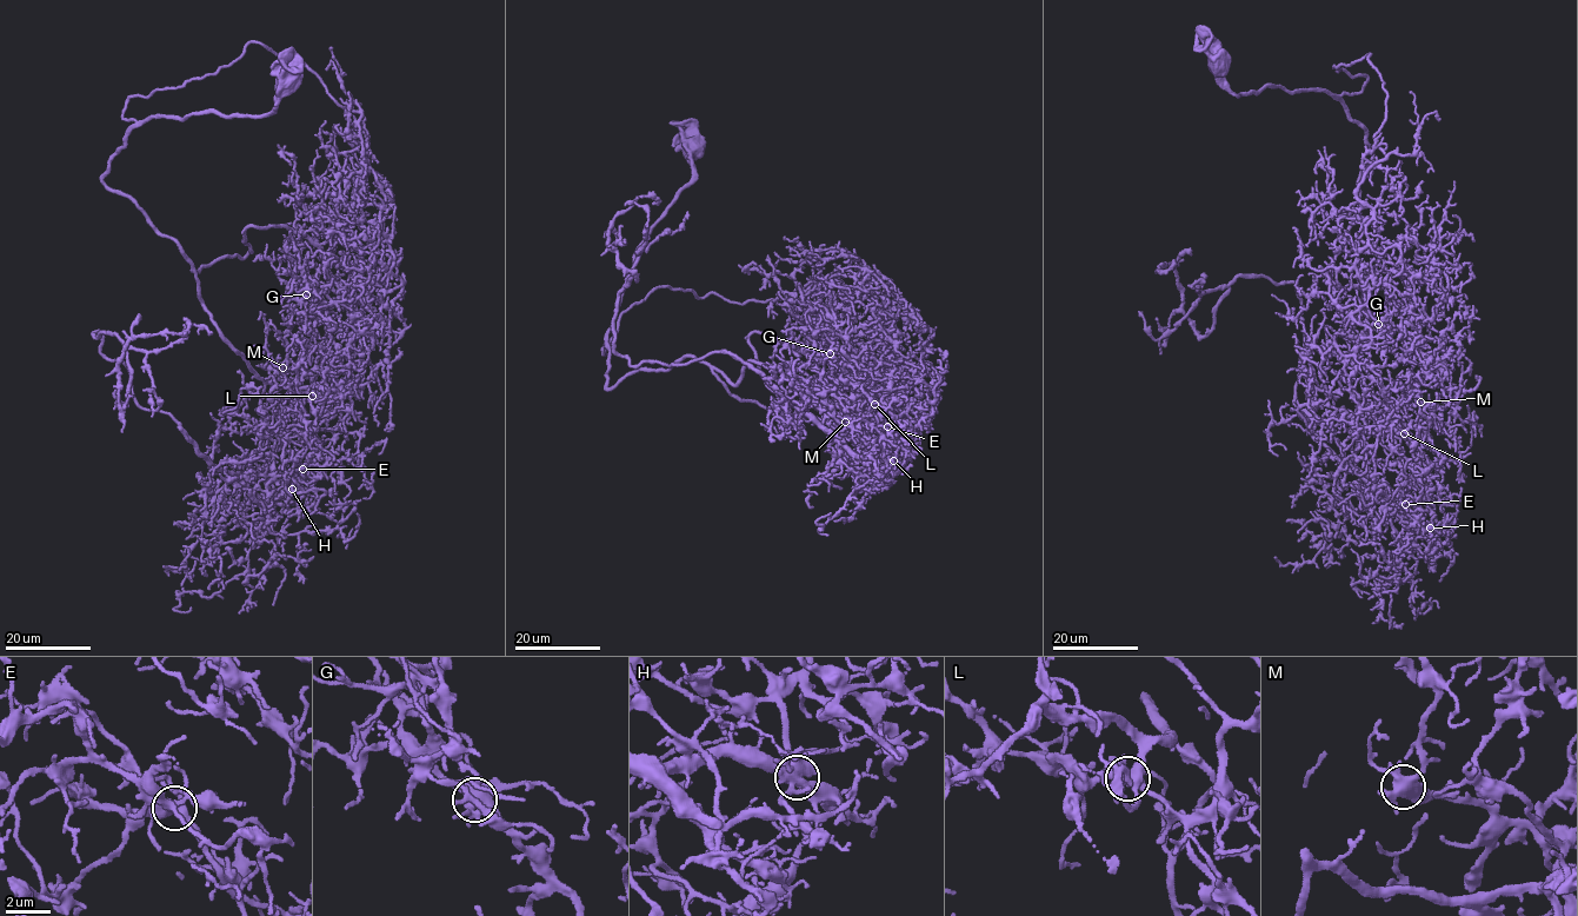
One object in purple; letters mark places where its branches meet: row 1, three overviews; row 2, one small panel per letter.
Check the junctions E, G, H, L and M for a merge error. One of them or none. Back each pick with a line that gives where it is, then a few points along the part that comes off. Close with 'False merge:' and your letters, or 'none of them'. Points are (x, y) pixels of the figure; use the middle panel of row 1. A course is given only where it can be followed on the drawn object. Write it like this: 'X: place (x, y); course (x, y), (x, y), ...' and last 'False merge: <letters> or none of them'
H: place (893, 460); course (892, 460), (859, 458), (730, 353), (616, 352), (618, 291), (638, 280), (608, 231), (652, 203)
False merge: H

